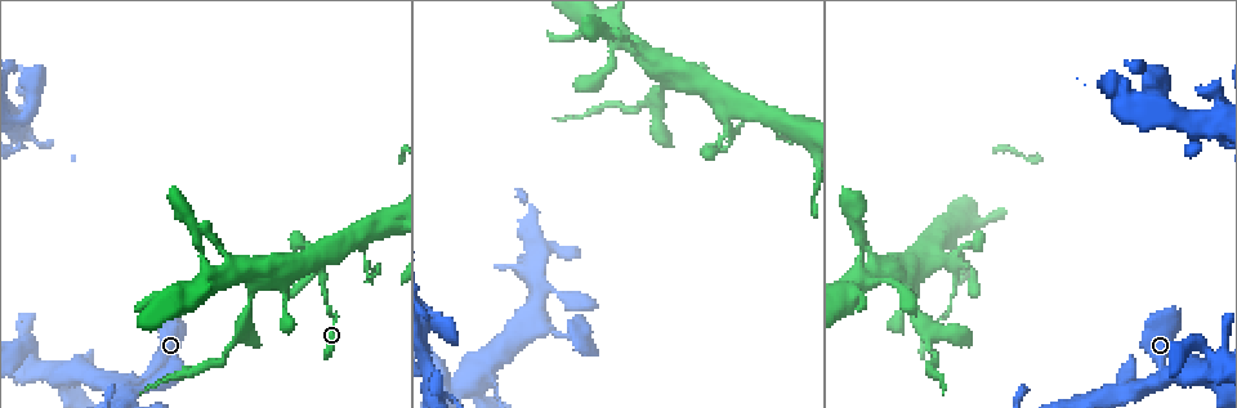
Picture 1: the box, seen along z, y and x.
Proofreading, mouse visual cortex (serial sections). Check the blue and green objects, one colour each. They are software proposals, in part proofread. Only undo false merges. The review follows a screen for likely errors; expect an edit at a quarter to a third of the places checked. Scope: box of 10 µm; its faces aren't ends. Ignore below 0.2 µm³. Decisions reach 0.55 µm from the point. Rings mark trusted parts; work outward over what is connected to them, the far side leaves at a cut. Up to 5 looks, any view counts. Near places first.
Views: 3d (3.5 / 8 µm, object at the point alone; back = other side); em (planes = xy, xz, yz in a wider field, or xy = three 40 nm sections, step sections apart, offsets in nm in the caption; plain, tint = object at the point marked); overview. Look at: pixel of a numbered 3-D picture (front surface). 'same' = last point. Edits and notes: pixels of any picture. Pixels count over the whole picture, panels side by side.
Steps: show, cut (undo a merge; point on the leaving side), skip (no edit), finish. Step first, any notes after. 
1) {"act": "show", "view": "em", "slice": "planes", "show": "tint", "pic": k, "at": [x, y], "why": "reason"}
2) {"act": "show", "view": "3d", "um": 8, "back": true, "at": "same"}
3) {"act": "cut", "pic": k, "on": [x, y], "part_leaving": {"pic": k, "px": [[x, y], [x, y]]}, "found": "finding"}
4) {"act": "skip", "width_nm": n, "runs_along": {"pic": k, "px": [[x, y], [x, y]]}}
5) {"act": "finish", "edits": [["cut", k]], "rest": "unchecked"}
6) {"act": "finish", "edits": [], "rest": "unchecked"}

{"act": "show", "view": "3d", "um": 3.5, "back": true, "pic": 1, "at": [956, 286], "why": "calibre changes"}

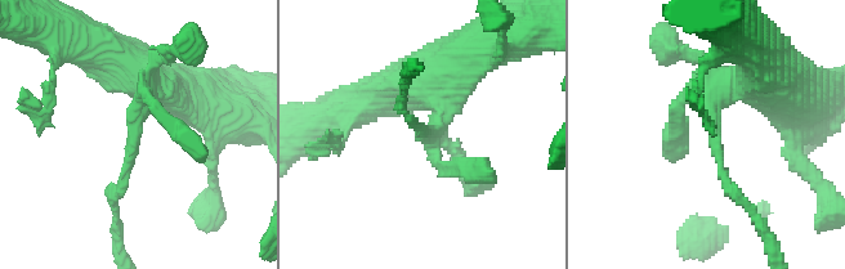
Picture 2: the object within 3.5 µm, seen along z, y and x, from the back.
{"act": "show", "view": "em", "slice": "xy", "step": 5, "show": "tint", "pic": 2, "at": [421, 133], "why": "now the EM"}

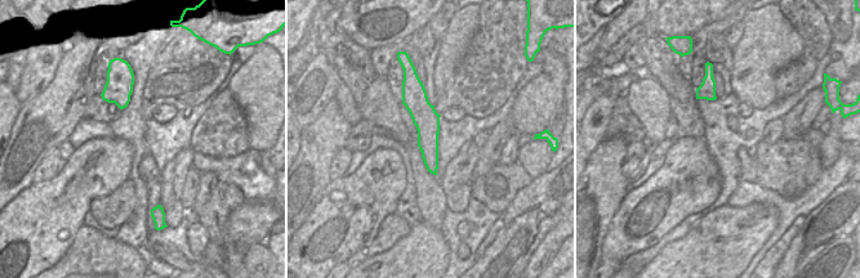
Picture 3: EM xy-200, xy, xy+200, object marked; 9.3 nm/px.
{"act": "skip", "runs_along": {"pic": 2, "px": [[112, 201], [152, 81]]}, "found": "all the same cell"}

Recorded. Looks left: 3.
{"act": "show", "view": "3d", "um": 3.5, "pic": 1, "at": [1203, 370]}

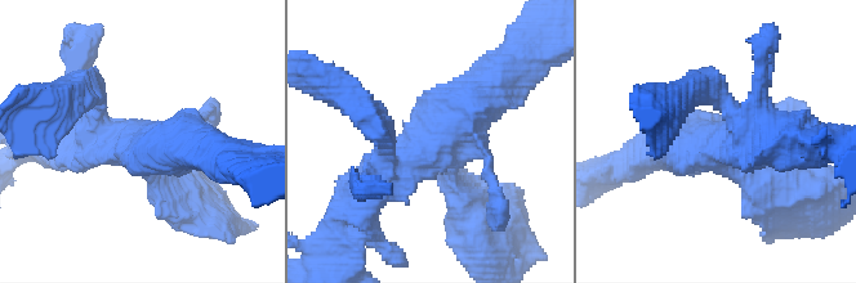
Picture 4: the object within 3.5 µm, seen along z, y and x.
{"act": "show", "view": "em", "slice": "xy", "step": 3, "show": "tint", "pic": 4, "at": [720, 144]}

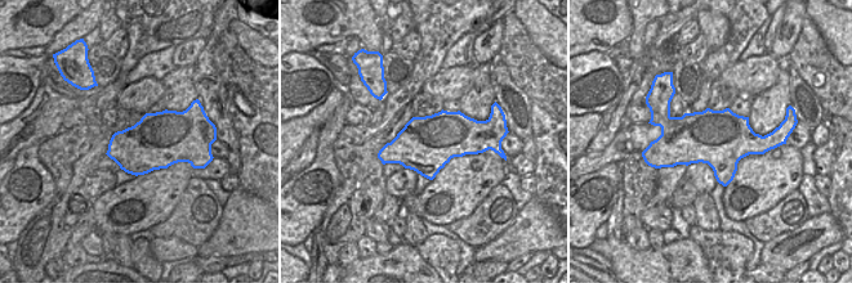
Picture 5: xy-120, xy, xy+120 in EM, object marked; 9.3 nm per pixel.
{"act": "skip", "found": "one cell here"}

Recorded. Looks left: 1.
{"act": "finish", "edits": [], "rest": "unchecked"}

